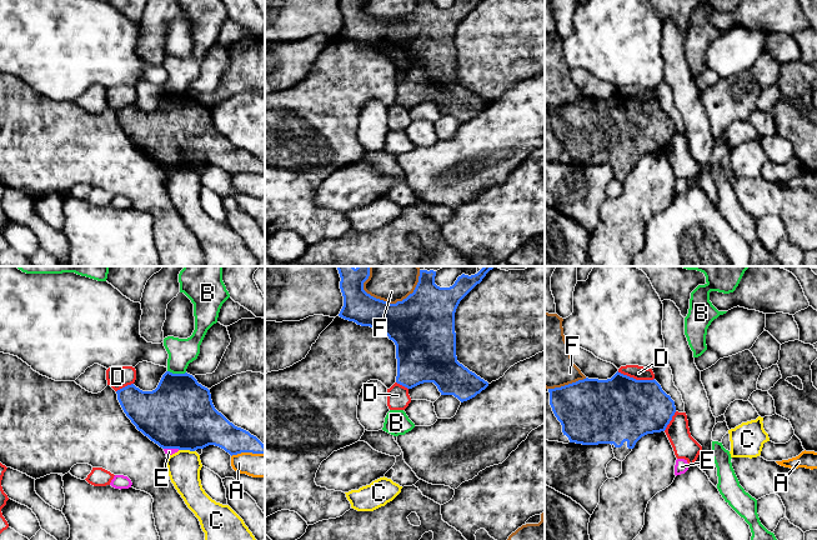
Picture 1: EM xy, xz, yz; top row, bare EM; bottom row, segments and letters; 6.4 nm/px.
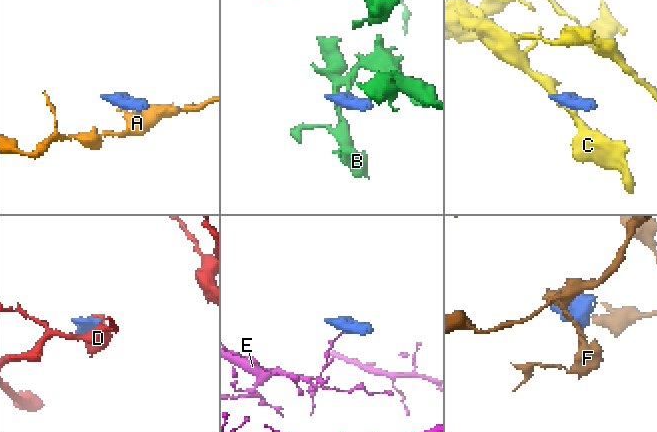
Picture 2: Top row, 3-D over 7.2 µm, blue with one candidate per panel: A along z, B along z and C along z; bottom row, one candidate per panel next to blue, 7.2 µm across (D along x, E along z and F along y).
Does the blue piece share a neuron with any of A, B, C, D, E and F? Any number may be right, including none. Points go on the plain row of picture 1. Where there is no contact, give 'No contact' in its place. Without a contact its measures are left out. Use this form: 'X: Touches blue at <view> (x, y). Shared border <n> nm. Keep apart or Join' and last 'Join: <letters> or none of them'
A: Touches blue at xy (247, 171). Shared border 220 nm. Keep apart
B: Touches blue at xy (176, 94). Shared border 120 nm. Keep apart
C: Touches blue at xy (186, 169). Shared border 110 nm. Keep apart
D: Touches blue at yz (635, 99). Shared border 240 nm. Keep apart
E: Touches blue at xy (171, 168). Shared border 100 nm. Keep apart
F: Touches blue at xz (392, 24). Shared border 380 nm. Keep apart
Join: none of them

